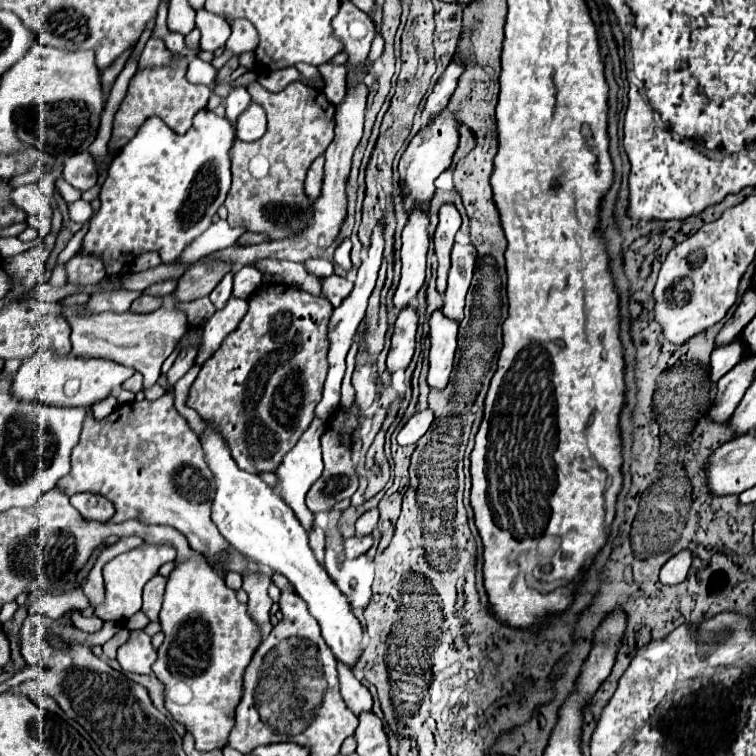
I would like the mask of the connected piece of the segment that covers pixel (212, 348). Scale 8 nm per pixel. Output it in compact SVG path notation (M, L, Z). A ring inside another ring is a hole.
M230 298L226 308L218 310L206 324L204 324L204 332L202 332L202 348L196 354L196 364L202 366L222 344L222 340L228 336L228 332L232 332L238 322L242 320L242 316L246 314L248 302L240 300L240 298Z

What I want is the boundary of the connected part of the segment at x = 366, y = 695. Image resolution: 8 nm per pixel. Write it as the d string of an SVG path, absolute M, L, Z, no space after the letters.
M338 664L338 674L340 674L340 688L342 688L342 698L346 706L360 716L362 712L372 712L372 696L370 692L354 678L352 670L346 668L344 664Z

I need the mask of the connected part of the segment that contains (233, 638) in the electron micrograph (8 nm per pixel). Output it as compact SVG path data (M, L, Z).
M202 558L194 560L174 560L174 570L168 578L164 604L160 610L160 624L164 632L164 644L158 650L158 660L154 664L156 678L164 684L164 706L172 718L186 726L194 736L196 748L202 752L224 748L228 744L230 730L234 728L234 712L242 696L242 674L252 660L252 654L262 642L260 626L246 612L246 604L236 600L236 592L230 590L224 578Z

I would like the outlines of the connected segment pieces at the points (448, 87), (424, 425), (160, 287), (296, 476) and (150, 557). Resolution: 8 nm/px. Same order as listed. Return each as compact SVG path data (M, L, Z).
M454 58L452 64L438 78L432 94L426 100L426 108L422 112L422 124L428 124L440 110L444 110L448 106L448 100L454 94L454 88L458 84L458 78L462 72L464 72L464 64L460 64L460 60Z
M428 408L422 410L422 412L416 412L416 414L404 424L404 428L400 430L400 434L398 434L398 444L400 444L400 446L416 444L416 442L426 434L426 430L430 428L432 420L434 420L434 416L432 416L432 412L430 412Z
M176 278L176 280L164 280L164 282L160 282L160 284L154 284L154 286L150 286L144 294L150 294L150 296L168 296L168 294L172 294L172 292L176 290L178 280L180 280L180 278Z
M314 420L310 424L310 428L302 434L302 438L298 440L298 444L284 456L280 468L276 470L276 476L278 476L278 486L276 490L280 492L280 496L286 500L286 504L294 510L294 514L298 516L300 524L310 530L312 526L312 520L314 520L314 514L306 508L304 504L304 496L306 492L310 490L310 486L320 478L322 474L322 454L320 454L320 436L324 432L324 420Z
M142 544L130 552L124 552L116 558L112 558L104 566L104 602L94 608L94 614L100 620L114 620L114 622L126 622L130 616L134 616L140 610L142 604L142 588L144 584L156 576L158 568L176 558L176 550L170 548L170 544Z

